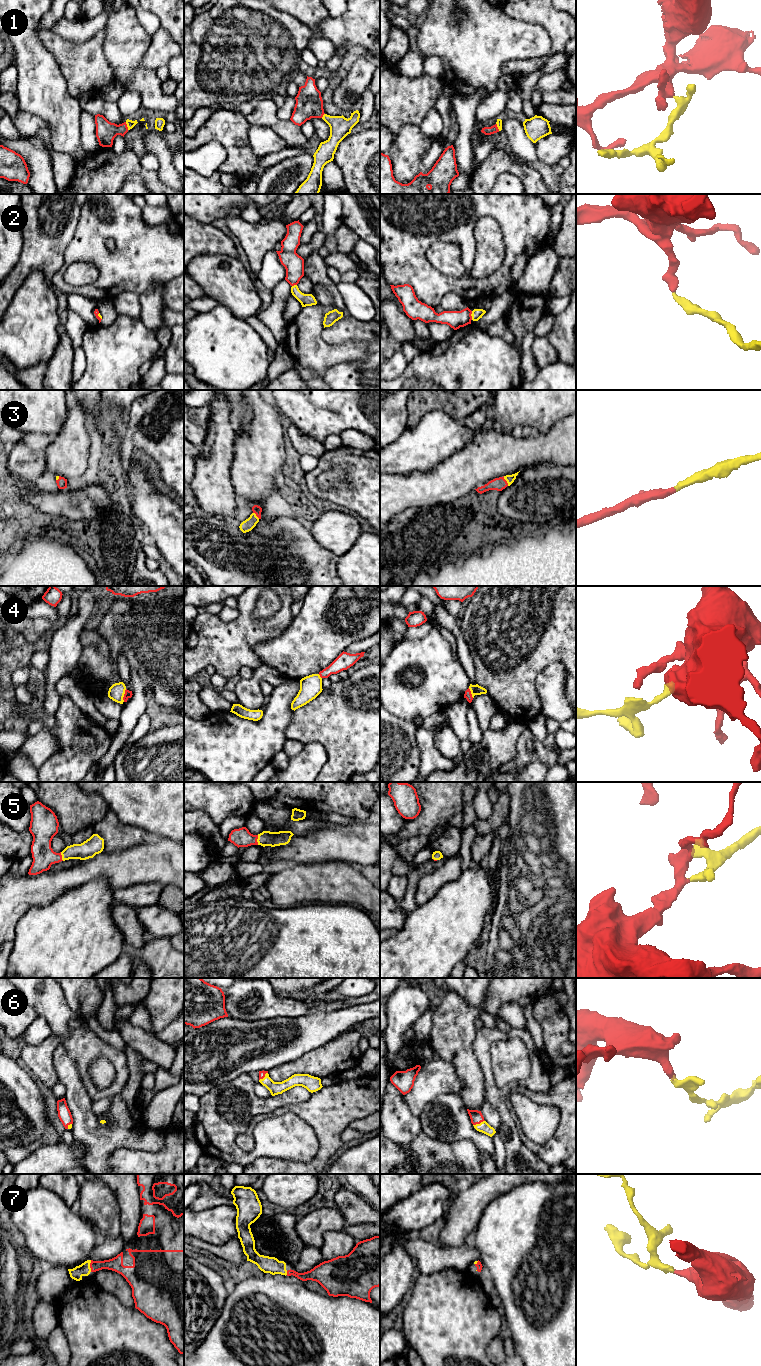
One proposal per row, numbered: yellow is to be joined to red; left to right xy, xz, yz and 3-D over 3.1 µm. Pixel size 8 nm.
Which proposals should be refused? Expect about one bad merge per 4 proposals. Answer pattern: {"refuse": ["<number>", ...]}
{"refuse": []}

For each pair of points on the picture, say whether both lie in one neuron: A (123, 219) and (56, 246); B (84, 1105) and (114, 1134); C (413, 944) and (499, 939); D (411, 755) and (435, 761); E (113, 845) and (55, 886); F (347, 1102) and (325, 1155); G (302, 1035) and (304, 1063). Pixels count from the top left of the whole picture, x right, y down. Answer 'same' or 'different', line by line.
A: different
B: same
C: different
D: different
E: different
F: same
G: different

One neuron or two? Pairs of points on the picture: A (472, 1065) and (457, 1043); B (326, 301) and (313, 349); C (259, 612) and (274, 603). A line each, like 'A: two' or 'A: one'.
A: one
B: one
C: one

